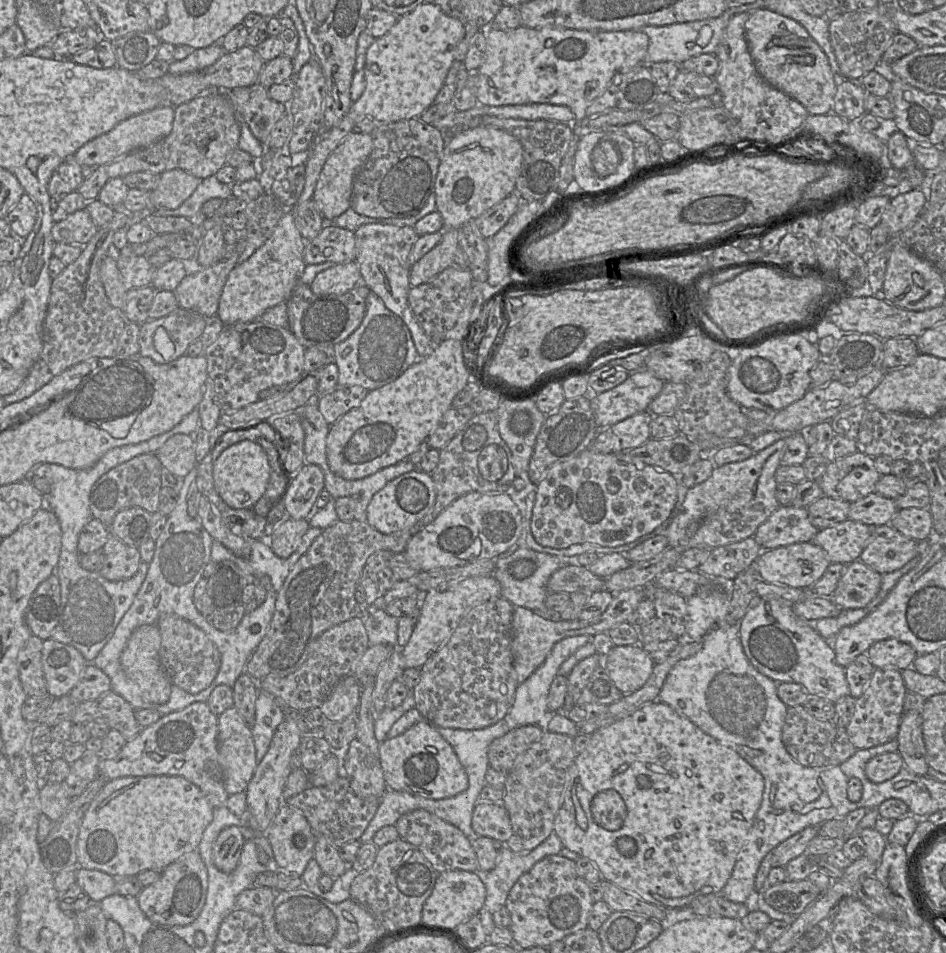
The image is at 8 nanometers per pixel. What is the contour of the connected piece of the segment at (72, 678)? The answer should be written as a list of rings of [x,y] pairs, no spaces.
[[[51,638],[43,641],[43,672],[48,694],[55,699],[68,695],[79,682],[87,664],[76,648]]]

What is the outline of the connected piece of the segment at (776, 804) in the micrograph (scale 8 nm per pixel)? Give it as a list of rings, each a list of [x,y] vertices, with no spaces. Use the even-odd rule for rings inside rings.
[[[709,577],[711,581],[718,584],[718,588],[709,589],[707,591],[703,591],[702,593],[695,594],[690,596],[686,600],[686,627],[684,638],[681,639],[682,641],[700,641],[703,640],[702,648],[693,654],[692,656],[680,660],[669,672],[667,675],[663,687],[659,693],[658,700],[660,702],[666,703],[671,706],[676,712],[680,715],[686,717],[691,722],[693,722],[697,727],[699,727],[703,732],[712,736],[721,744],[733,749],[737,752],[745,761],[747,761],[752,767],[754,767],[757,771],[759,771],[765,782],[763,798],[760,808],[758,809],[752,827],[746,837],[746,841],[739,851],[736,863],[734,865],[733,872],[728,879],[726,885],[720,892],[720,895],[726,898],[729,901],[736,902],[736,903],[747,903],[750,902],[755,898],[757,892],[754,890],[754,882],[757,871],[760,867],[760,864],[763,858],[773,850],[776,846],[780,843],[788,839],[789,837],[793,836],[794,834],[802,831],[806,827],[809,826],[819,826],[823,824],[825,821],[829,821],[835,818],[845,818],[850,812],[852,808],[858,807],[857,802],[852,802],[848,799],[847,796],[847,787],[849,778],[842,772],[840,766],[829,766],[829,767],[806,767],[796,761],[786,750],[783,741],[782,741],[782,728],[784,725],[784,720],[786,717],[786,713],[788,710],[788,706],[786,706],[778,697],[777,695],[777,685],[780,682],[776,682],[771,678],[767,677],[766,675],[759,672],[749,661],[746,654],[744,653],[743,646],[740,640],[738,626],[729,626],[724,623],[725,615],[728,612],[728,608],[730,605],[731,599],[731,591],[732,591],[732,582],[733,580],[726,580],[722,577]]]

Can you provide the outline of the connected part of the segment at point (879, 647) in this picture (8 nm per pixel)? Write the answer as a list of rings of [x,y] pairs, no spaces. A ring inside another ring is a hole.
[[[894,638],[874,643],[866,654],[875,668],[900,671],[911,667],[918,656],[912,646]]]

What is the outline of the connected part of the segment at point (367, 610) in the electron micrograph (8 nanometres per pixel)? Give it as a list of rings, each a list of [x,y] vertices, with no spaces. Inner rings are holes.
[[[365,607],[361,614],[369,645],[397,646],[398,618],[386,613],[384,608]]]

